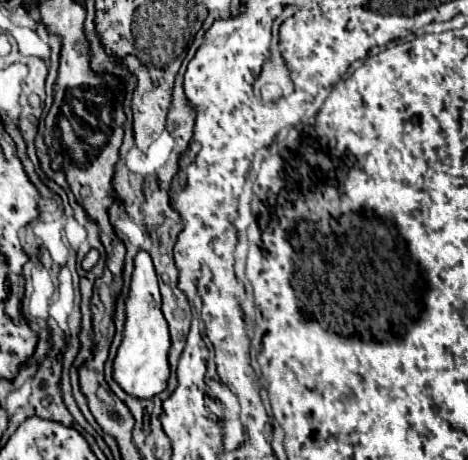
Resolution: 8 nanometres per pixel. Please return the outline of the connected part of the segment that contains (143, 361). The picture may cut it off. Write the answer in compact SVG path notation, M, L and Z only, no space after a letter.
M139 251L135 255L135 271L131 277L131 293L127 299L127 319L123 341L115 357L113 375L115 381L131 395L141 399L151 399L159 395L169 381L169 349L171 349L171 335L167 319L161 311L161 291L159 279L153 265L153 259L147 251Z

